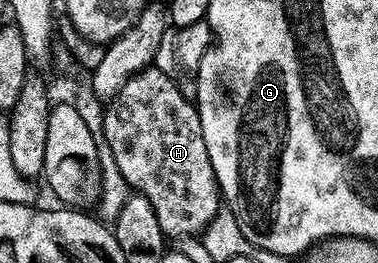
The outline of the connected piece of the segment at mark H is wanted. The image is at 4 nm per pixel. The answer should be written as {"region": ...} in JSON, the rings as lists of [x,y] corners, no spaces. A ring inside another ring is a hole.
{"region":[[[148,68],[142,70],[140,74],[134,74],[106,103],[107,111],[103,114],[103,134],[101,130],[102,141],[109,144],[109,152],[113,152],[113,160],[117,160],[117,168],[121,168],[121,176],[125,176],[128,187],[130,187],[134,193],[143,194],[145,200],[149,200],[149,204],[153,204],[153,212],[157,212],[157,224],[161,224],[164,234],[171,240],[202,235],[210,222],[214,220],[215,214],[221,209],[219,185],[215,179],[213,164],[209,160],[209,152],[205,148],[205,136],[201,132],[201,120],[199,119],[198,109],[188,95],[186,98],[186,96],[179,91],[179,86],[174,82],[175,80],[172,75],[154,68]]]}

